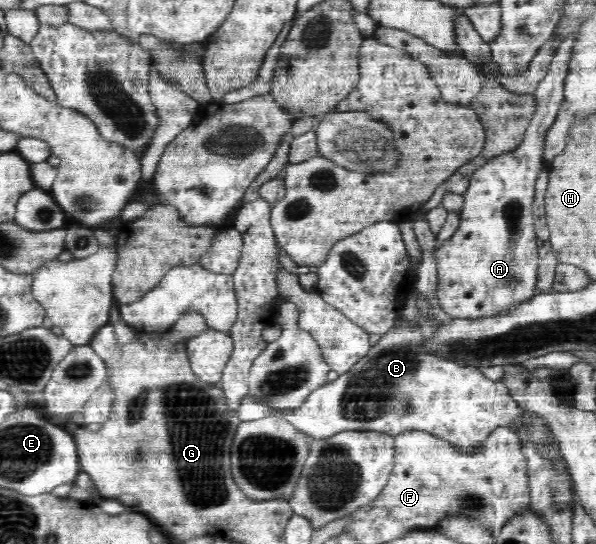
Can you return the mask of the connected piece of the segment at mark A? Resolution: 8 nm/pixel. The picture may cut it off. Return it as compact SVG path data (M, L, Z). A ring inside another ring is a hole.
M574 30L561 40L554 52L549 70L534 92L536 111L524 134L524 139L511 152L496 155L483 164L472 175L469 188L463 194L463 212L460 214L457 231L445 244L436 249L434 258L438 268L437 304L447 315L454 317L484 317L506 313L523 301L530 300L537 293L538 277L538 237L534 230L533 204L535 184L541 176L544 160L546 132L556 119L564 100L564 82L569 72L569 60L572 58L576 43L579 42L579 30Z

